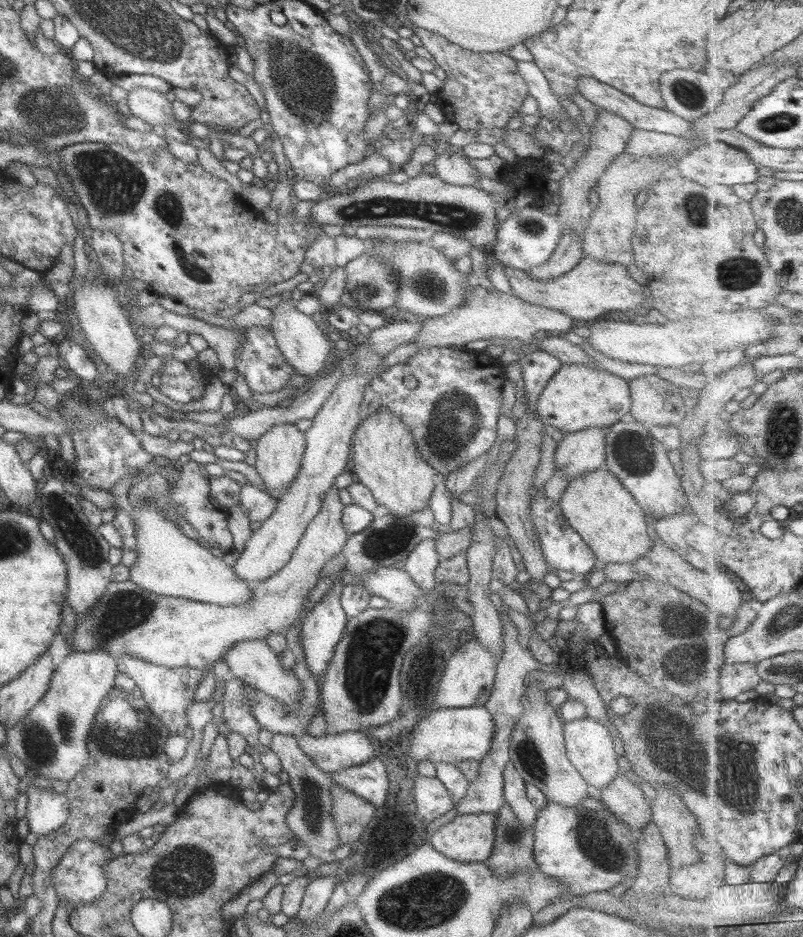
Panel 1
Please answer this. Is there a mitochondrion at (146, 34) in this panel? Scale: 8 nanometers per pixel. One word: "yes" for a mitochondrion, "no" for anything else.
yes

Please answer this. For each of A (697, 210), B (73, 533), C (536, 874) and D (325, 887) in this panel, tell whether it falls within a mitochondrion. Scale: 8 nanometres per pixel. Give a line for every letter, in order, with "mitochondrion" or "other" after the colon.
A: mitochondrion
B: mitochondrion
C: other
D: other

